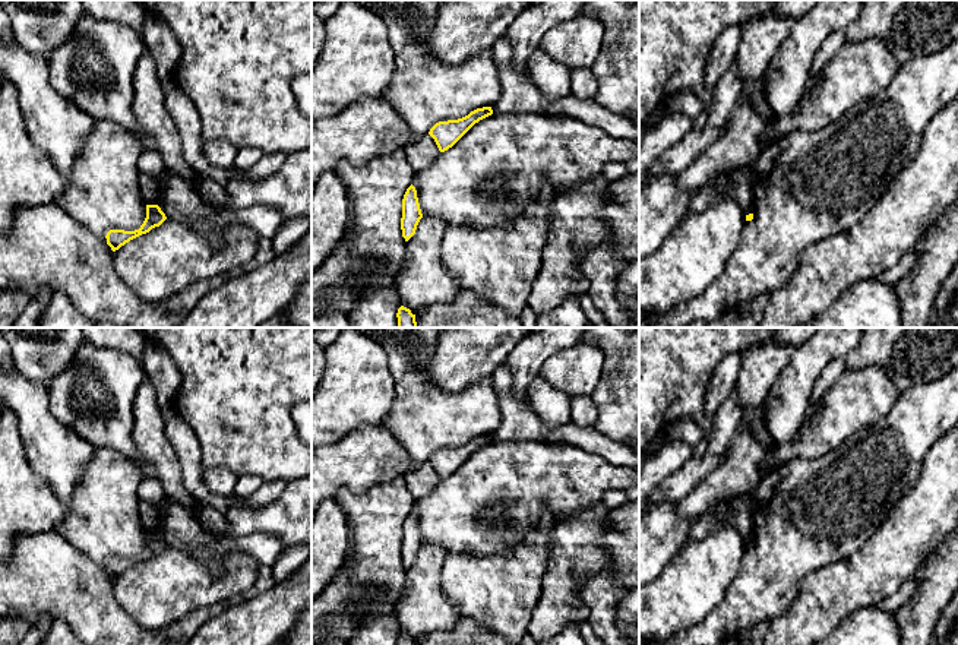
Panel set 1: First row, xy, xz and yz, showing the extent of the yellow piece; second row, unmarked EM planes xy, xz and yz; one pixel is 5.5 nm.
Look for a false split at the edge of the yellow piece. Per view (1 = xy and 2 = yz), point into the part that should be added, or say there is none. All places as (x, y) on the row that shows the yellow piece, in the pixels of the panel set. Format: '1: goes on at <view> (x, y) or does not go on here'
1: does not go on here
2: does not go on here

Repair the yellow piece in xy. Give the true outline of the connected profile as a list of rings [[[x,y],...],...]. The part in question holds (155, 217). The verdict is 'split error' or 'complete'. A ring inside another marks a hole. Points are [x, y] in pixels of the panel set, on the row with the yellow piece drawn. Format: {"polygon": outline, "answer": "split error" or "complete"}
{"polygon": [[[146,205],[146,218],[140,228],[135,231],[110,230],[105,235],[107,244],[113,252],[116,252],[130,240],[149,233],[155,227],[159,227],[165,219],[167,216],[158,205]]], "answer": "complete"}

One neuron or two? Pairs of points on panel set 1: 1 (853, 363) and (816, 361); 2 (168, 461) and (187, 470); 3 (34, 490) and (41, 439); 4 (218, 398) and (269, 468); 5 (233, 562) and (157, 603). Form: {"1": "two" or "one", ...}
{"1": "two", "2": "two", "3": "two", "4": "one", "5": "one"}

